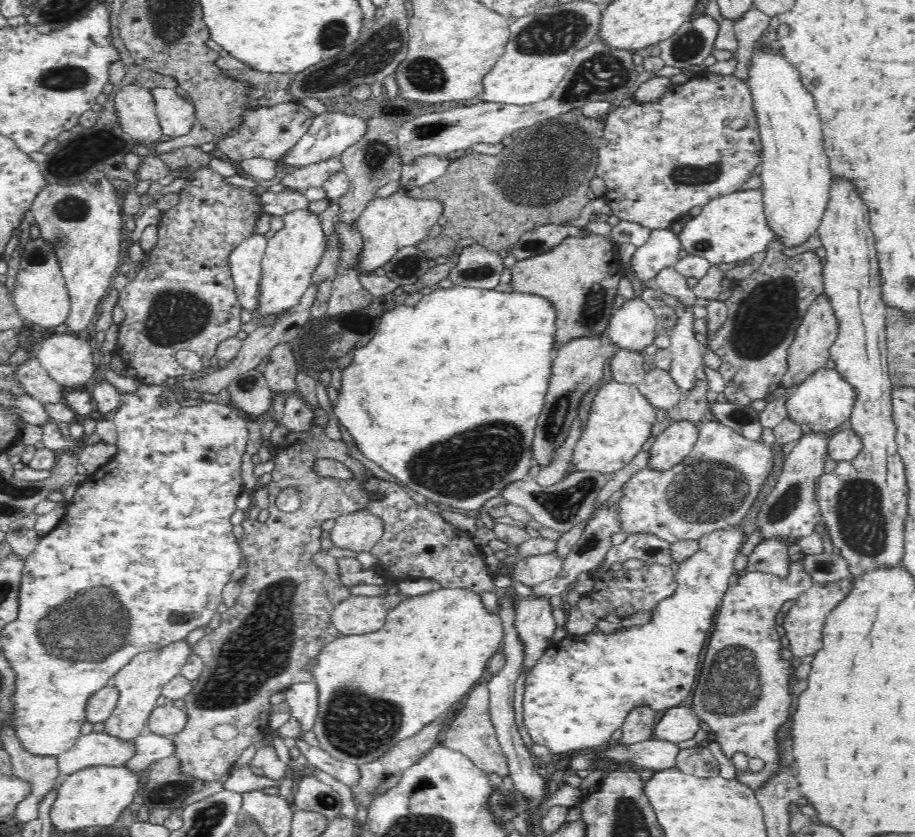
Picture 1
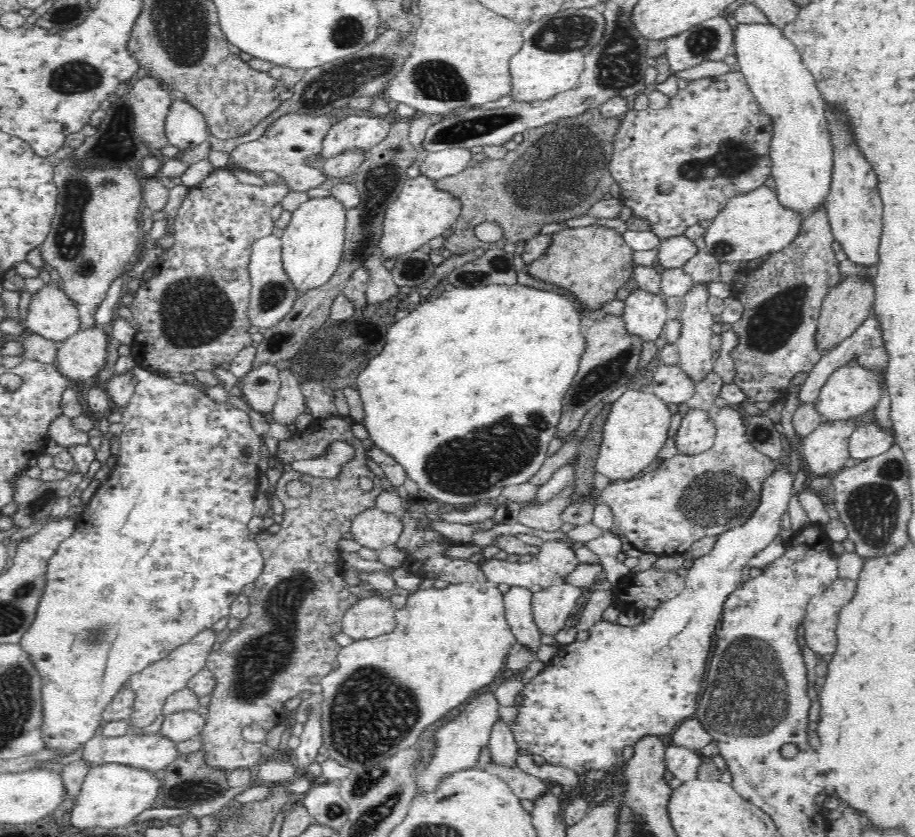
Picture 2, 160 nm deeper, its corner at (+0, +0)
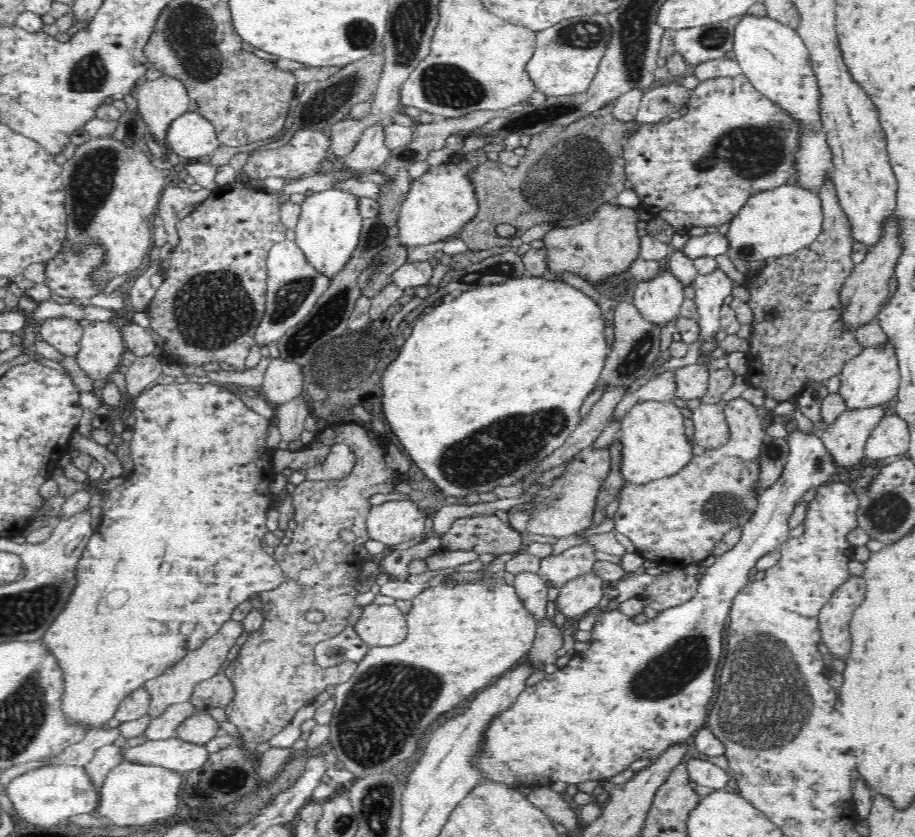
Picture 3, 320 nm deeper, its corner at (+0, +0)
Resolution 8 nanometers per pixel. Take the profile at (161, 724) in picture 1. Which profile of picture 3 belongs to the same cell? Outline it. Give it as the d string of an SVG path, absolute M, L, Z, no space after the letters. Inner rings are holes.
M198 711L193 716L180 721L174 729L176 738L194 745L204 745L221 733L218 722L206 712Z

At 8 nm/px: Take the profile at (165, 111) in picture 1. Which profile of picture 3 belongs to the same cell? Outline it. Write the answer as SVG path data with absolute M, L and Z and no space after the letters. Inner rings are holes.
M186 111L175 118L165 139L182 161L199 161L220 144L214 125L196 111Z

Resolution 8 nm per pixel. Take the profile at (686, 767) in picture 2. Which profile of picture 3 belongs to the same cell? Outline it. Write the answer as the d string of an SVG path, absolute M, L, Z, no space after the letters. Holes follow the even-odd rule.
M683 758L683 765L688 773L690 782L696 786L706 786L706 788L722 789L727 784L732 784L732 775L728 770L724 770L710 761L700 760L700 758Z

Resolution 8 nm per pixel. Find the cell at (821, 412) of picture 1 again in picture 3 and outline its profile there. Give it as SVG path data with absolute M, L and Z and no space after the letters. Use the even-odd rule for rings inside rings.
M883 343L868 348L854 358L847 360L839 372L837 395L843 400L847 410L862 410L881 406L895 397L899 385L899 372L894 351L889 344Z

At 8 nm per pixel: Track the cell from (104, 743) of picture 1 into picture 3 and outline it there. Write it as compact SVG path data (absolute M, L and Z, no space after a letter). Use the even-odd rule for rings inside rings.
M176 737L146 740L136 746L125 746L121 741L120 748L124 761L167 768L180 774L198 771L208 753L202 746L186 743Z

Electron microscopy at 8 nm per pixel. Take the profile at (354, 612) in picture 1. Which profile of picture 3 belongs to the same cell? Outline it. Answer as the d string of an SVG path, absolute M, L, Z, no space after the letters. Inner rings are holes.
M372 603L361 610L362 614L352 628L357 637L366 644L393 645L405 637L405 616L396 605Z

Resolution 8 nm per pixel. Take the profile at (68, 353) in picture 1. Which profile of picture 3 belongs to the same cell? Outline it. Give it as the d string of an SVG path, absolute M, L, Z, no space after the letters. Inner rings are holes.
M92 322L83 328L80 346L73 357L90 380L102 380L117 371L120 357L129 345L122 340L122 333L116 325Z

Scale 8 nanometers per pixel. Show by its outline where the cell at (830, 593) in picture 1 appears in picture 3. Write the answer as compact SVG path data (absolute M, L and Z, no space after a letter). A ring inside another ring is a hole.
M849 575L818 609L819 640L835 658L845 659L849 654L851 642L847 626L851 614L863 601L864 595L864 579L860 576Z

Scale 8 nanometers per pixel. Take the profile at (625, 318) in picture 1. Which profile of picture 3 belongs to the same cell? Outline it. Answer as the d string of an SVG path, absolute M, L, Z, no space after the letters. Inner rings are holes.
M665 270L652 280L636 284L632 292L632 306L643 320L662 329L679 317L679 309L685 298L683 290L670 271Z

